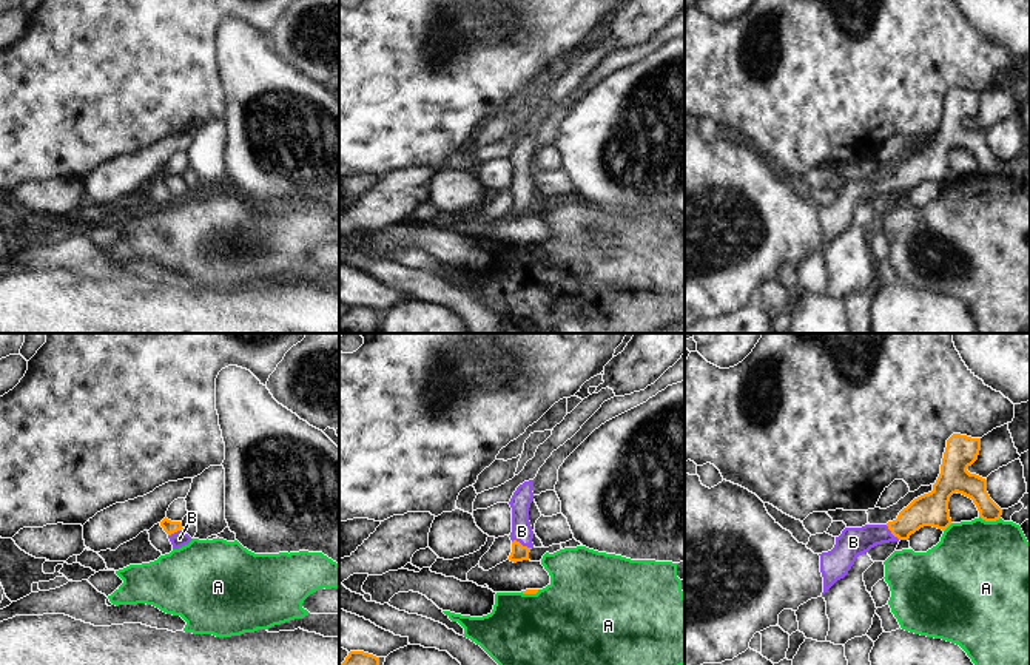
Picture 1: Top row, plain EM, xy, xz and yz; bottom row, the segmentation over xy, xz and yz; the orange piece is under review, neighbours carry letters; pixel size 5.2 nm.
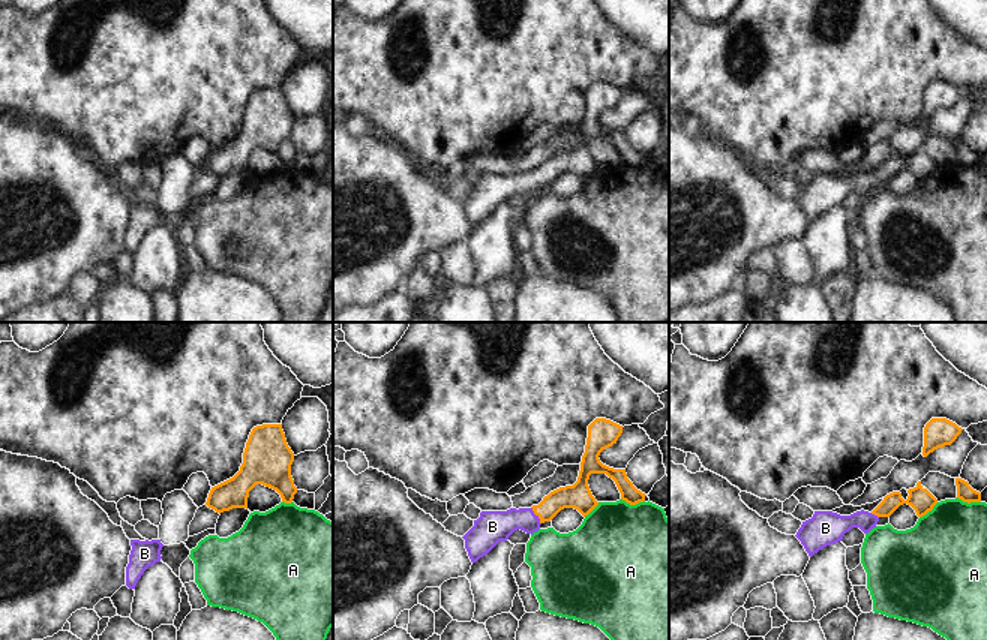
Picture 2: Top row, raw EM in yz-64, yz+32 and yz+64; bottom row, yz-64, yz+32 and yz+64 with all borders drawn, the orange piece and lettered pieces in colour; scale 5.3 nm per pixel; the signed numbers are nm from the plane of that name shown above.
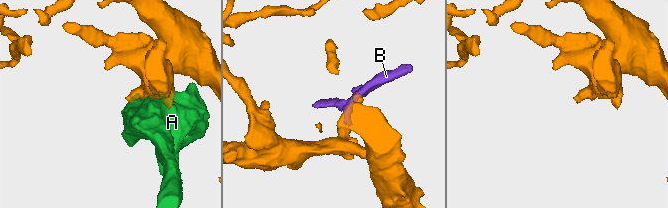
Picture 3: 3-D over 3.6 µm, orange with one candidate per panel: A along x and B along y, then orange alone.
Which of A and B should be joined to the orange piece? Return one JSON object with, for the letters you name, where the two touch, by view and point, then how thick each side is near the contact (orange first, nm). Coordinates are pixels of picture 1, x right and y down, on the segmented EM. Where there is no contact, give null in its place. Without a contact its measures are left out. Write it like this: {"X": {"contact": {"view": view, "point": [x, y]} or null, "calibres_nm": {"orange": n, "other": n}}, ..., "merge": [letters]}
{"B": {"contact": {"view": "xz", "point": [521, 545]}, "calibres_nm": {"orange": 90, "other": 110}}, "merge": ["B"]}

